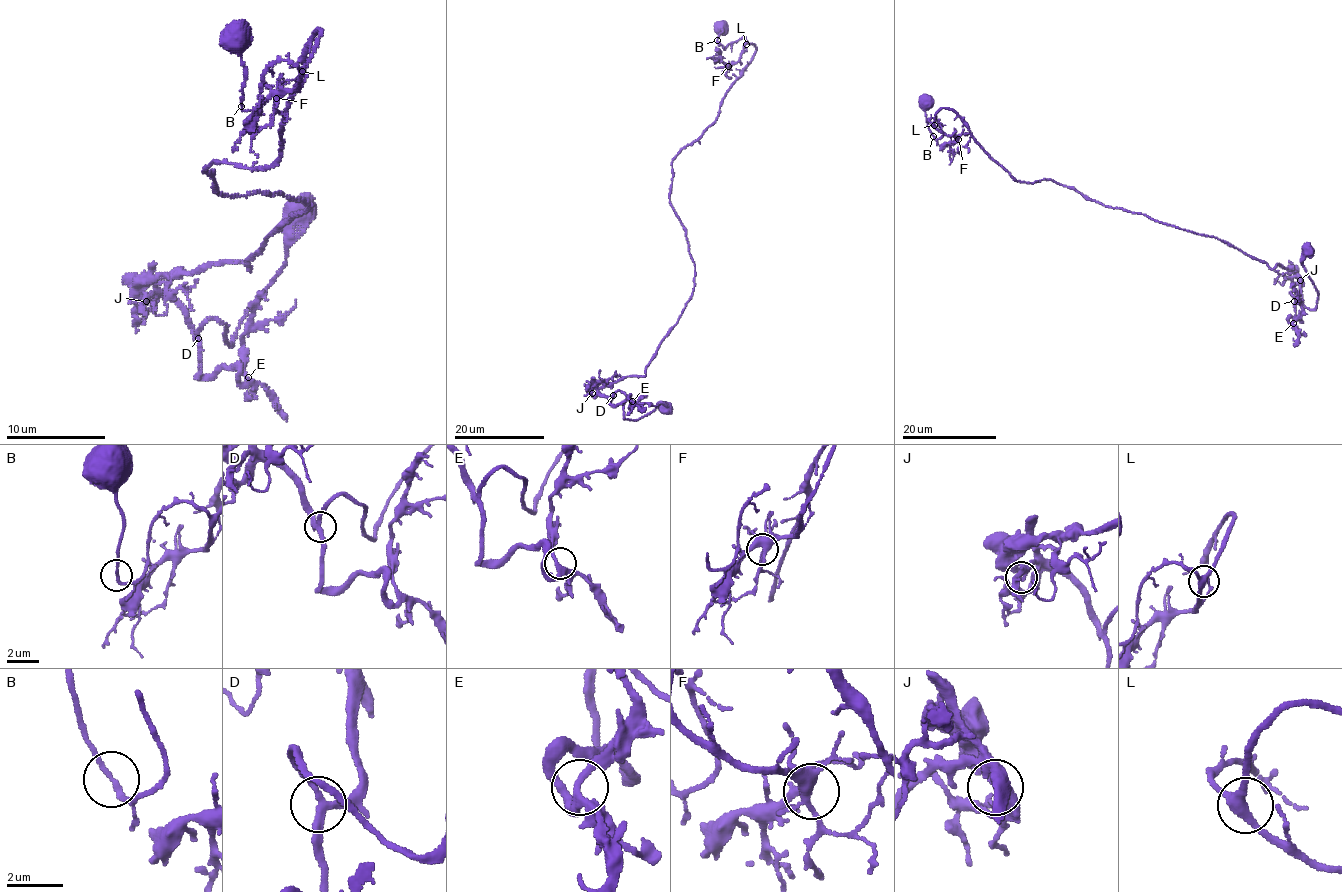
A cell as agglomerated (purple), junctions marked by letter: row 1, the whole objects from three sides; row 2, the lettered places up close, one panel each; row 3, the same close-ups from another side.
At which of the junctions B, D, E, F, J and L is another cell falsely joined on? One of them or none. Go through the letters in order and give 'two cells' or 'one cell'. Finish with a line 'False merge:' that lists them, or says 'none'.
B: one cell
D: one cell
E: one cell
F: one cell
J: two cells
L: one cell
False merge: J

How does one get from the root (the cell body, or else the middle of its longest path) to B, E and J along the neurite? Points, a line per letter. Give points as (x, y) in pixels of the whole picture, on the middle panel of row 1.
B: (721, 27), (717, 40)
E: (721, 27), (724, 50), (744, 38), (756, 52), (672, 161), (694, 287), (646, 375), (598, 390), (632, 401)
J: (721, 27), (724, 50), (744, 38), (756, 52), (717, 119), (672, 161), (693, 292), (646, 375), (591, 393)

